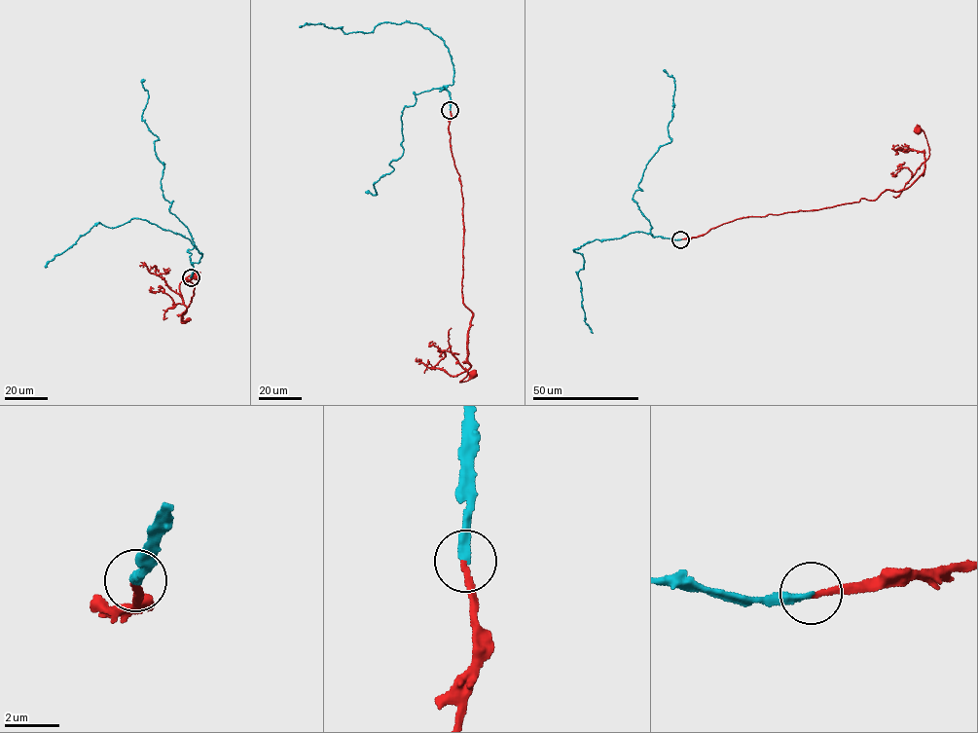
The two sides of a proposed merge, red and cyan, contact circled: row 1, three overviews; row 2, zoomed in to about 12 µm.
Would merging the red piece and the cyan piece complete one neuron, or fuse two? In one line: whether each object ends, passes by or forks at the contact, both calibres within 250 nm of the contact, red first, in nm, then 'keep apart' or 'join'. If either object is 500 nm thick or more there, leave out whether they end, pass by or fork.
red ends; cyan ends; calibres 200 and 280 nm; join

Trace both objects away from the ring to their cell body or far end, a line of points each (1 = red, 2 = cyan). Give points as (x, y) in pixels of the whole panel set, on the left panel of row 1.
1: (190, 277), (194, 293), (183, 323), (182, 298), (157, 274), (168, 271)
2: (190, 277), (188, 250), (194, 243), (162, 194), (159, 138), (142, 119), (144, 79)

